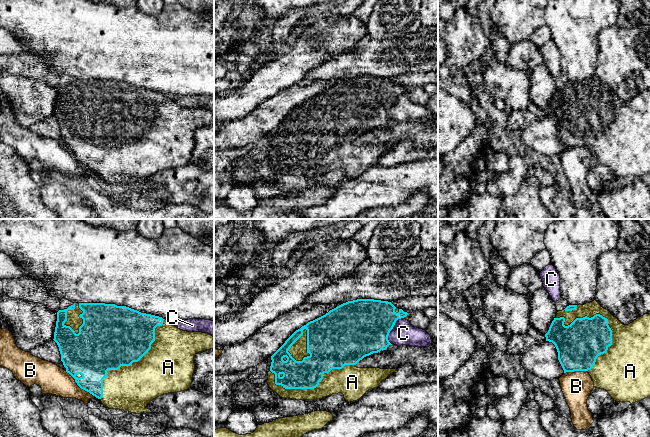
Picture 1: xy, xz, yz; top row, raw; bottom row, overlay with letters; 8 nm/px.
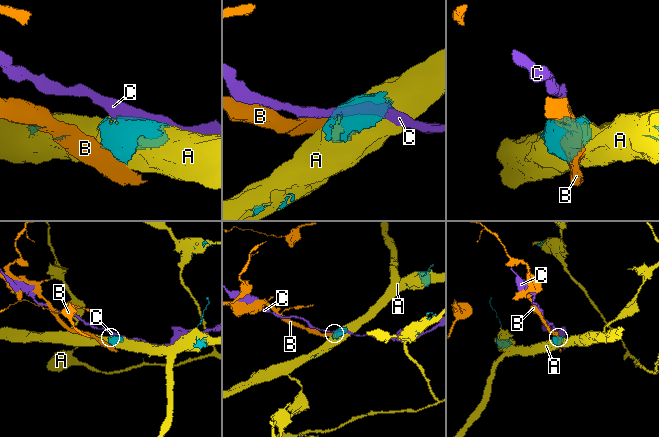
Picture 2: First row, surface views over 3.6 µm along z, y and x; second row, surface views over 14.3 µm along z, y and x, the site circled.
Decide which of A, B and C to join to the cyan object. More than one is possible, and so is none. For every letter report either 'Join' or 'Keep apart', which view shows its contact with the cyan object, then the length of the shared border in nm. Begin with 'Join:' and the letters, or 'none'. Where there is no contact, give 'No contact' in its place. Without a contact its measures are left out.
Join: A
A: Join. Touches cyan in yz. Shared border 500 nm
B: Keep apart. Touches cyan in xy. Shared border 320 nm
C: Keep apart. Touches cyan in xz. Shared border 240 nm

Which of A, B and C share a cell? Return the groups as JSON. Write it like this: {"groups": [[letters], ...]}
{"groups": [["A"], ["B"], ["C"]]}

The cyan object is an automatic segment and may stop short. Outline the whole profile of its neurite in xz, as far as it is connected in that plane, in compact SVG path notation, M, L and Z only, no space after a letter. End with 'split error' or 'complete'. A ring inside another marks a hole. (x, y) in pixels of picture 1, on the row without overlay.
M357 75L343 79L325 91L308 98L285 117L271 132L267 159L282 174L316 176L342 169L346 177L357 177L368 166L377 164L396 145L357 144L355 141L366 132L388 125L392 121L388 112L396 97L401 94L409 96L410 90L388 77Z; split error

